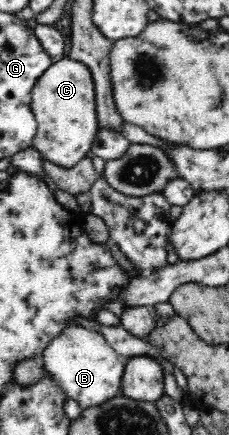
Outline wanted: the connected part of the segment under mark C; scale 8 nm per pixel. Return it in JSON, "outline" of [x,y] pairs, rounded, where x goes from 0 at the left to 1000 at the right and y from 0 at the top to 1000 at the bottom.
{"outline":[[[275,131],[231,143],[148,193],[135,255],[162,276],[162,306],[135,336],[179,349],[188,366],[310,389],[380,363],[432,299],[397,161],[354,140]]]}

